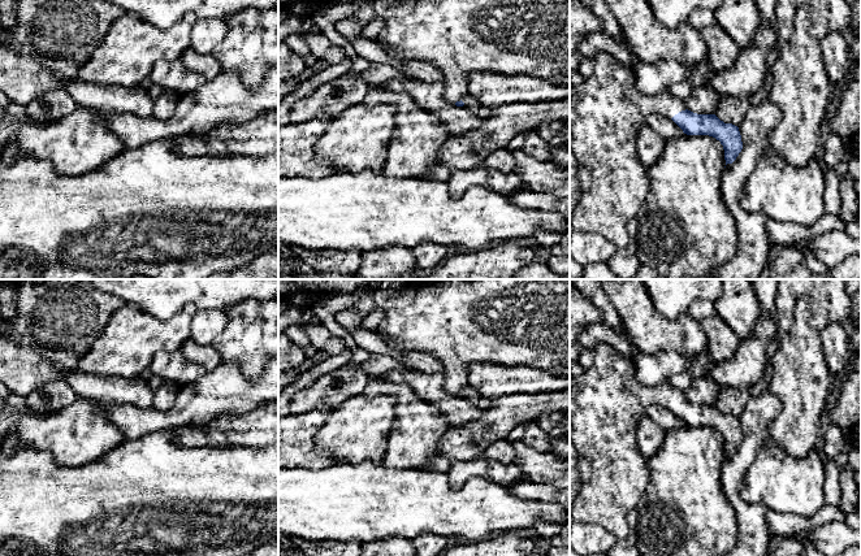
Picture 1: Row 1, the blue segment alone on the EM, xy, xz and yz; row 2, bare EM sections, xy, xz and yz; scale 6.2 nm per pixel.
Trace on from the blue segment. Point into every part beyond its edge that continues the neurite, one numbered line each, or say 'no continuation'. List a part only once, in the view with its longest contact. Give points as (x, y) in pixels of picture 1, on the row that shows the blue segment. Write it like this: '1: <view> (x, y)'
1: yz (606, 111)

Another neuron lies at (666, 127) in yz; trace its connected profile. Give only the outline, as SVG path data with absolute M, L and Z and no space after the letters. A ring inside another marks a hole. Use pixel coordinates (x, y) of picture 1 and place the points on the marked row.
M653 113L646 117L646 125L662 136L665 142L683 135L683 130L669 117Z

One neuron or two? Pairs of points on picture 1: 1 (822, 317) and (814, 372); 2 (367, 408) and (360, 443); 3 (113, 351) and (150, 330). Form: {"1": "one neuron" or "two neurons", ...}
{"1": "two neurons", "2": "one neuron", "3": "one neuron"}

